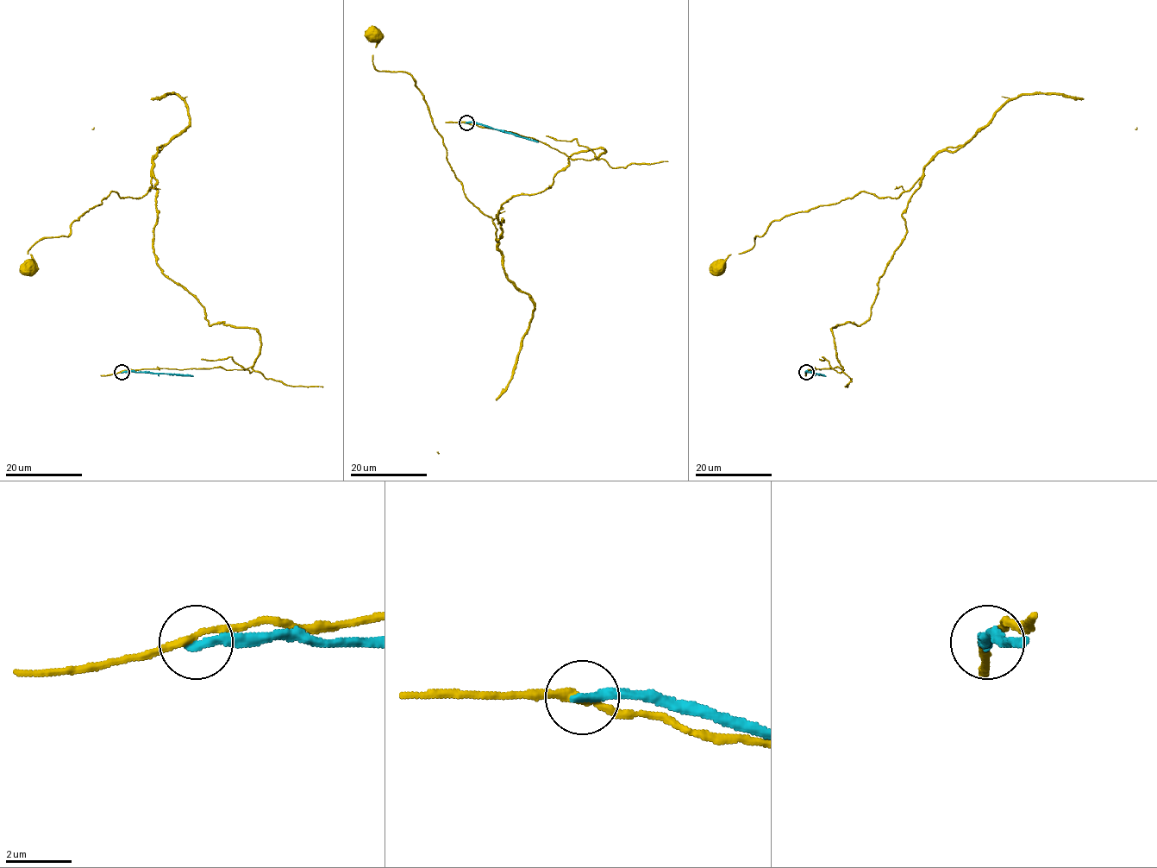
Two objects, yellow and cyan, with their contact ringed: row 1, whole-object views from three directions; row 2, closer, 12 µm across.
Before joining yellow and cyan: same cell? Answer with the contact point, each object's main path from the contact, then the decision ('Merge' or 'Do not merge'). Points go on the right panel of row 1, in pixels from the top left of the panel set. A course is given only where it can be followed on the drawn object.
Place: (806, 372). Course of yellow: (806, 372), (844, 369), (831, 329), (870, 317), (922, 177), (897, 198), (861, 191), (775, 219), (719, 267). Course of cyan: (806, 372), (825, 376). Do not merge

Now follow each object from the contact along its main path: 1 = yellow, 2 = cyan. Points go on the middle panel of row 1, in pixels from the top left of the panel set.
1: (466, 122), (572, 159), (605, 150), (504, 203), (497, 238), (415, 81), (374, 66), (376, 35)
2: (466, 122), (482, 123), (538, 141)

